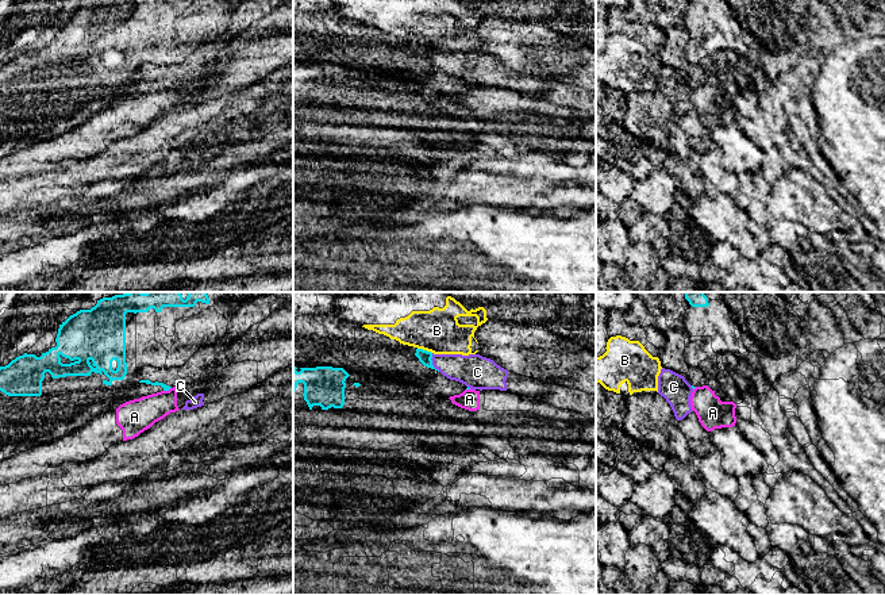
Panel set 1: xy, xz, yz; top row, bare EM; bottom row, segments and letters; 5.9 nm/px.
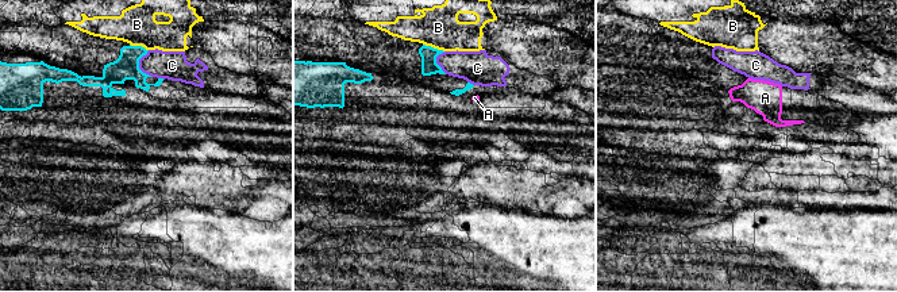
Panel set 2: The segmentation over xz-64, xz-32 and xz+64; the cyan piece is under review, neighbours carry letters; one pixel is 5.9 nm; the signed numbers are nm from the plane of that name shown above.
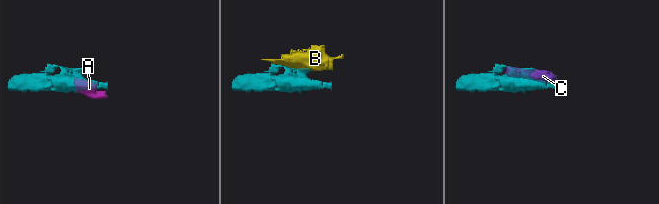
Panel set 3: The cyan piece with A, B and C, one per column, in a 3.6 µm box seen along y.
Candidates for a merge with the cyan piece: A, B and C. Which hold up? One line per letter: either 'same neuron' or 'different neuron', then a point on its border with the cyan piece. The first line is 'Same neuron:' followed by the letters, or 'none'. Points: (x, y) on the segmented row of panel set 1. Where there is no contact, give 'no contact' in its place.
Same neuron: none
A: different neuron | xy (166, 390)
B: different neuron | xz (424, 350)
C: different neuron | xz (431, 363)

